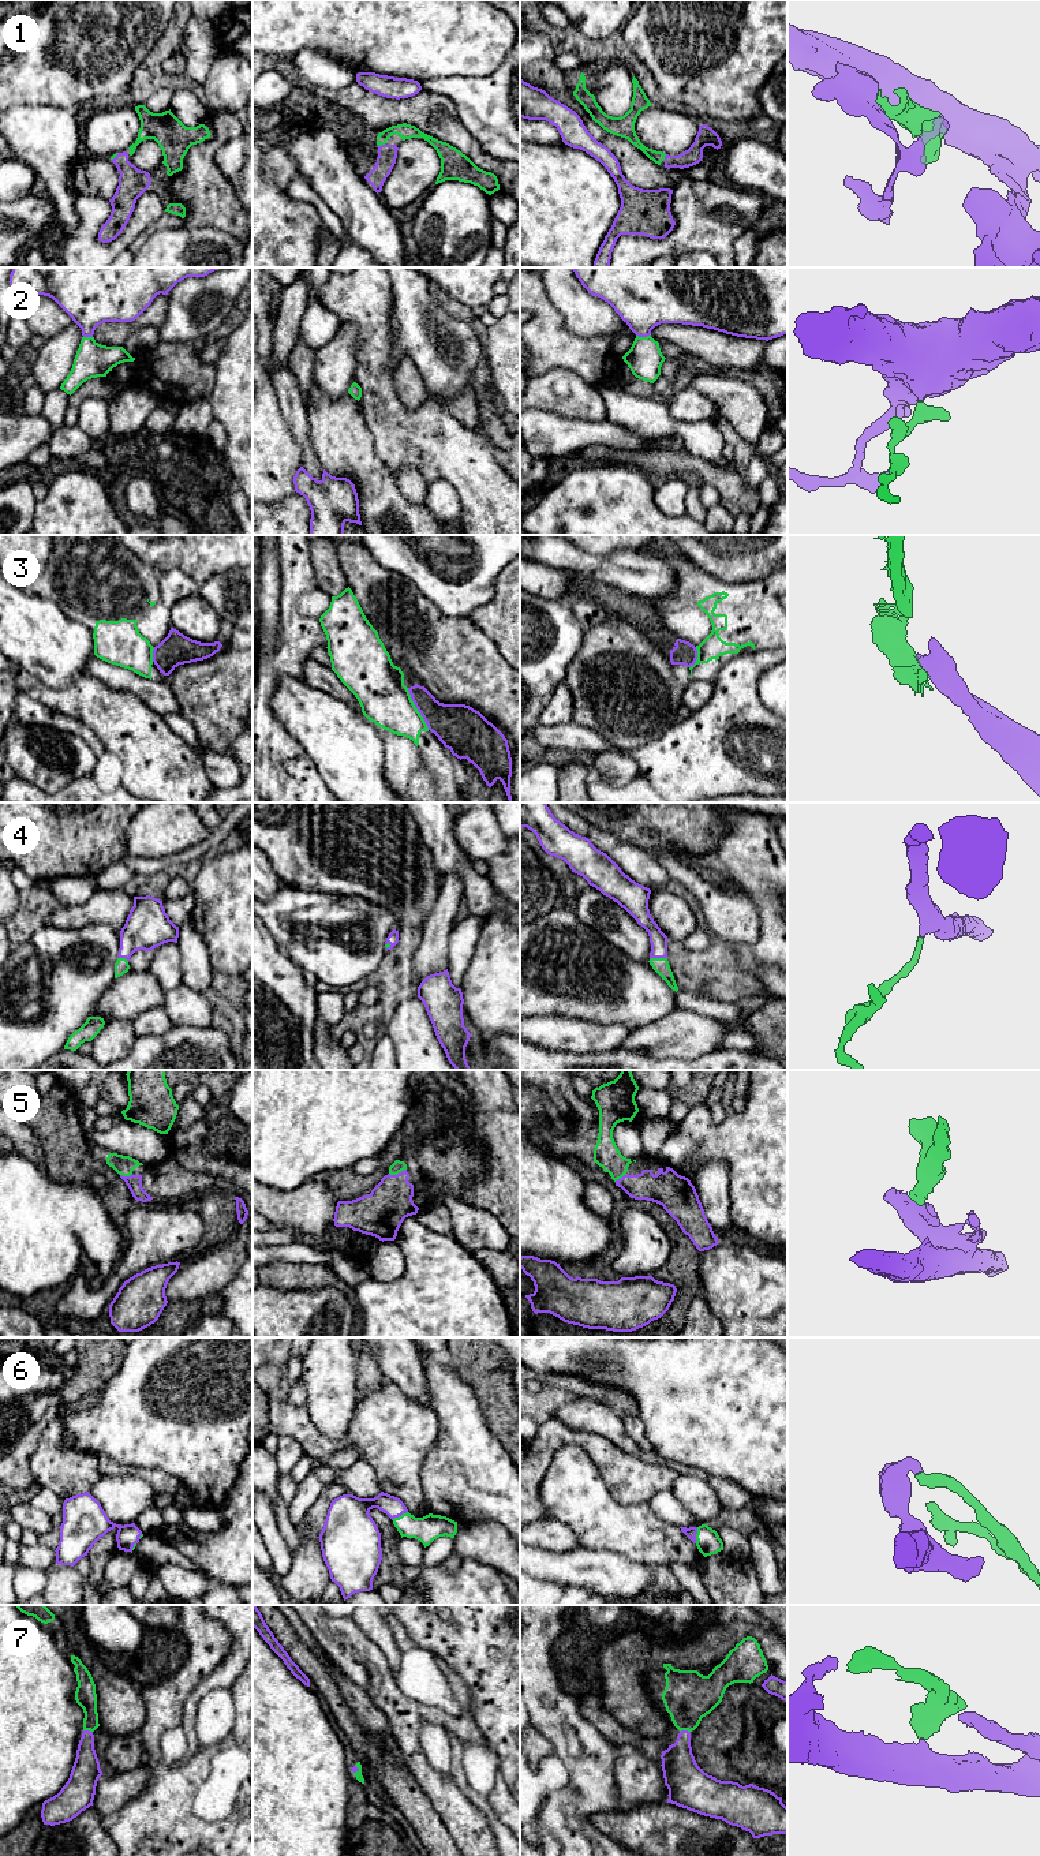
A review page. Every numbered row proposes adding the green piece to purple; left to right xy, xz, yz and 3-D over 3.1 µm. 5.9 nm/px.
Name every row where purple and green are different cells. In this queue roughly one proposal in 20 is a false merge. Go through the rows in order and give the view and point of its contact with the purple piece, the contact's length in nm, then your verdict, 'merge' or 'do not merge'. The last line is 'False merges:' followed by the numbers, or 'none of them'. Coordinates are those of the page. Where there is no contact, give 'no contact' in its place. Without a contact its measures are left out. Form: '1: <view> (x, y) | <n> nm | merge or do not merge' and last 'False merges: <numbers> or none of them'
1: xz (381, 145) | 40 nm | merge
2: yz (643, 336) | 90 nm | merge
3: xz (416, 707) | 280 nm | merge
4: yz (658, 957) | 110 nm | merge
5: xz (399, 1172) | 110 nm | merge
6: yz (695, 1535) | 100 nm | merge
7: yz (684, 1731) | 60 nm | merge
False merges: none of them

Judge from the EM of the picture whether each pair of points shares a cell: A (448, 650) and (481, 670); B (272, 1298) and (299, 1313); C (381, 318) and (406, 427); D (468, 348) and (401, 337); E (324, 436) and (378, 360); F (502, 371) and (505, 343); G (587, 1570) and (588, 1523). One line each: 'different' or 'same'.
A: same
B: same
C: same
D: same
E: different
F: same
G: different

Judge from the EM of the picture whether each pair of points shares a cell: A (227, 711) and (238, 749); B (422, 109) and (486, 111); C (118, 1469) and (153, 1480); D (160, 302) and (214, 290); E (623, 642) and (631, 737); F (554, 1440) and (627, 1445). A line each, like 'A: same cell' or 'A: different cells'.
A: different cells
B: different cells
C: same cell
D: different cells
E: same cell
F: different cells

